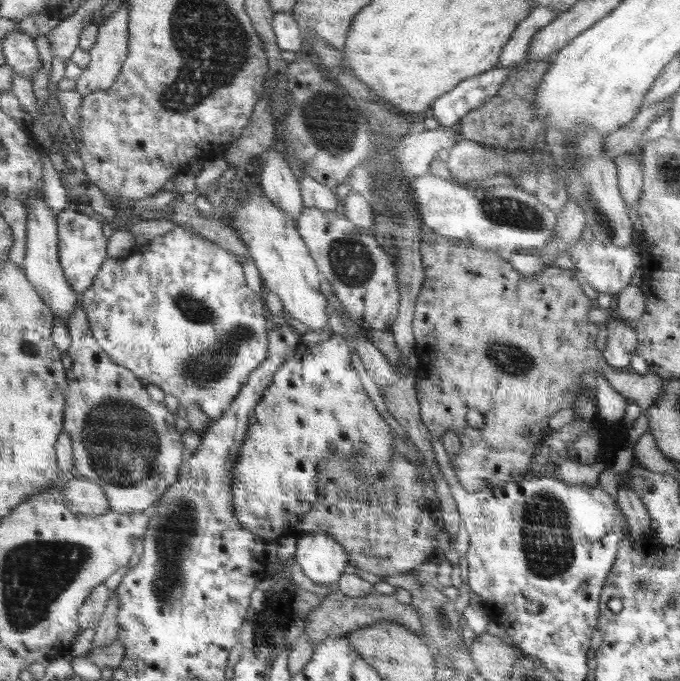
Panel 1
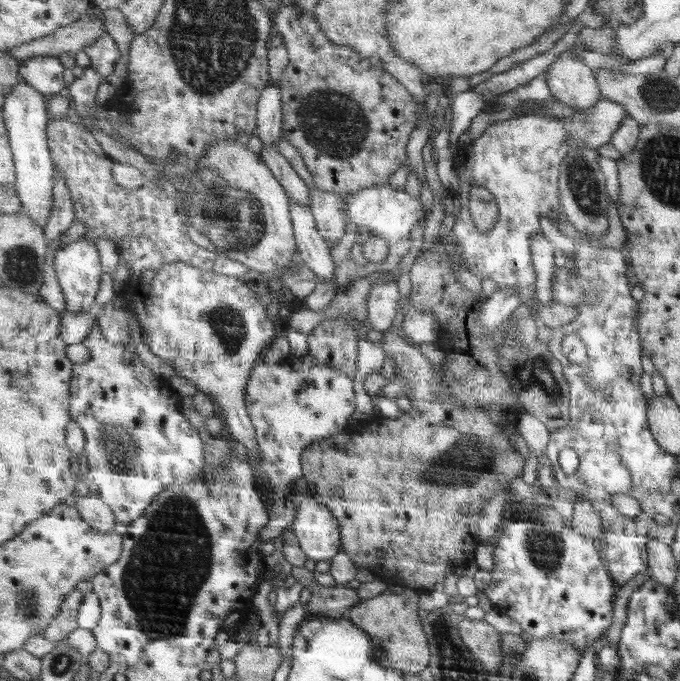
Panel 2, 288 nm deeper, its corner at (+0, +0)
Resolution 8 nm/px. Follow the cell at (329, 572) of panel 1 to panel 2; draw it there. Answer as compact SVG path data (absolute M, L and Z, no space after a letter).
M303 498L297 502L293 528L299 538L301 550L315 564L321 560L333 560L337 558L337 554L341 554L341 524L325 506L321 506L313 498Z

